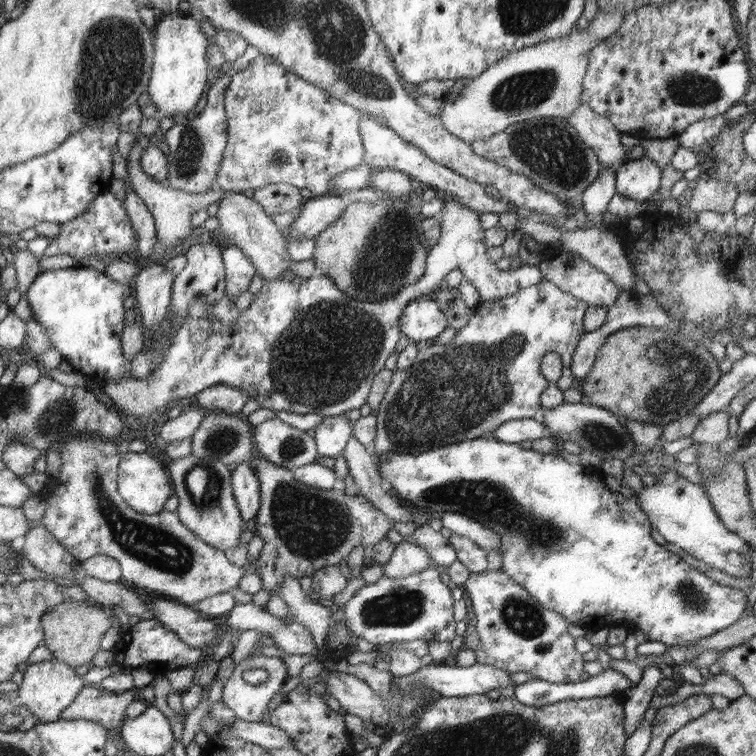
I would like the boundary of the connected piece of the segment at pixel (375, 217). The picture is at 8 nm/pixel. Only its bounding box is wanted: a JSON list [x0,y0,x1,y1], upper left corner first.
[315,195,427,302]

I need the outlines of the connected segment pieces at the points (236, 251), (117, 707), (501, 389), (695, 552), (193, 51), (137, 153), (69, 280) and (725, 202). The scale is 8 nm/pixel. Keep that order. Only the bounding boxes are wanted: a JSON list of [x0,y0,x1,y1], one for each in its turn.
[[222,246,254,303],[62,684,136,730],[371,279,590,460],[639,478,750,578],[148,8,208,117],[126,142,226,252],[26,265,177,382],[688,176,739,215]]

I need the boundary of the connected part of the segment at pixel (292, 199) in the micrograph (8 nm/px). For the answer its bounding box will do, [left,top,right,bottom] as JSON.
[253,183,306,217]

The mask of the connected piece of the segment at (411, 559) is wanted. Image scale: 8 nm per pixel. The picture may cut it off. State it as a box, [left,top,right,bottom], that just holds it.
[383,540,431,578]

